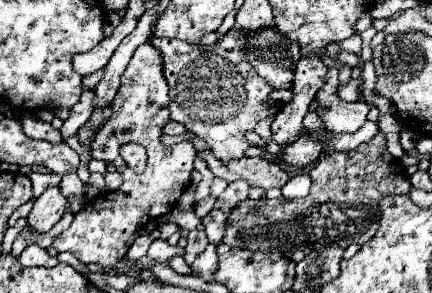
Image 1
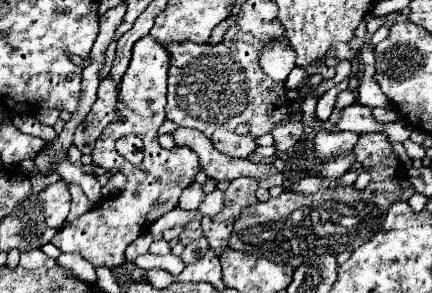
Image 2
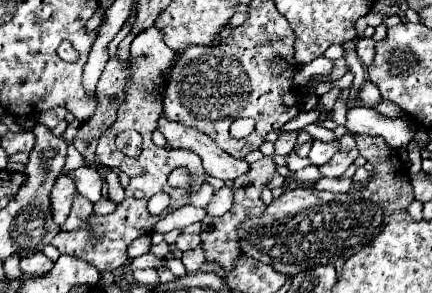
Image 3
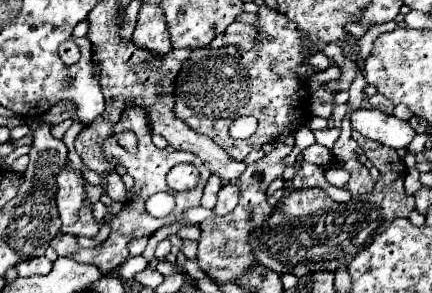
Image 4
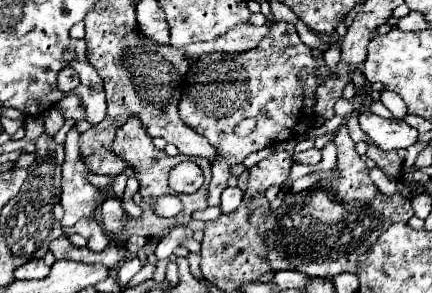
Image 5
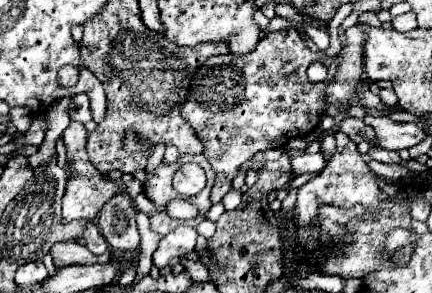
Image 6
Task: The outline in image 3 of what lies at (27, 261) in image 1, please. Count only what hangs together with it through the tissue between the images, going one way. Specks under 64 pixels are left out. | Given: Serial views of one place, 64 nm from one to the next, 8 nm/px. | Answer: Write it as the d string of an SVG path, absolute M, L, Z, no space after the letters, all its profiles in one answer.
M34 252L32 256L26 256L20 260L20 268L26 274L44 274L52 270L52 260L46 258L42 252Z

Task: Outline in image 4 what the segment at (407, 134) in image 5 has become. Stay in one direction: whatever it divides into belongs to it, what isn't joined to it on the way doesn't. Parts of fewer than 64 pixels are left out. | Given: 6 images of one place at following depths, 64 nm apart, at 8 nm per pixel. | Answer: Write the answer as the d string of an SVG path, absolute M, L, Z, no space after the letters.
M359 108L350 112L350 122L352 122L352 130L396 150L406 148L416 136L414 128L408 122L372 108Z

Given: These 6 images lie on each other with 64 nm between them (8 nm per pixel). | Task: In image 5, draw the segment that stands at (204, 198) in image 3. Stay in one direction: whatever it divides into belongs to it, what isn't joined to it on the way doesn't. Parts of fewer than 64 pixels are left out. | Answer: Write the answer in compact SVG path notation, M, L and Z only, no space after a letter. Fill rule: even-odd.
M272 22L270 32L254 50L240 54L204 54L190 66L184 76L178 114L184 124L206 136L208 142L220 150L216 164L212 164L212 180L208 186L210 206L220 204L220 194L226 188L234 164L244 162L248 154L268 144L274 146L308 132L316 116L316 88L322 84L326 72L324 60L312 54L290 22ZM242 118L256 118L258 122L256 130L246 138L234 134L234 126Z

